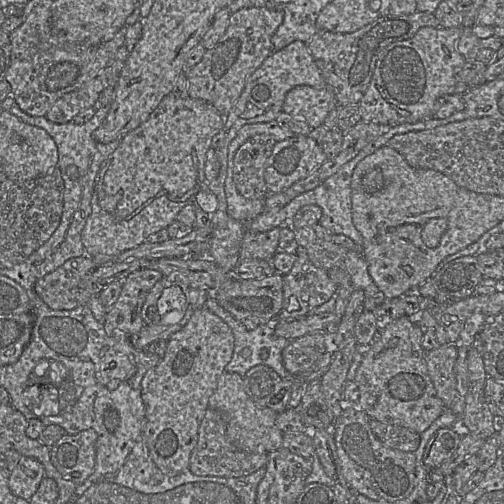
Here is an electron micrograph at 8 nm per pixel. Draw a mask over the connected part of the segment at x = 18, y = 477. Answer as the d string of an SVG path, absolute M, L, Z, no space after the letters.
M22 455L17 466L10 472L9 487L15 496L29 501L44 476L44 467L38 460Z

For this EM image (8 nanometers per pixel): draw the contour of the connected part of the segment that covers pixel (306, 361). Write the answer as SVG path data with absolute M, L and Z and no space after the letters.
M314 332L291 340L282 351L285 369L293 375L309 370L326 353L325 333Z

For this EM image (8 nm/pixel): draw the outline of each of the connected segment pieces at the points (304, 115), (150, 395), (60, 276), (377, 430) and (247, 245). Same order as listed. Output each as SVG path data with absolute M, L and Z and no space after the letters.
M299 85L286 94L283 112L305 121L314 129L323 125L328 113L336 105L335 95L329 87L316 89Z
M206 307L193 312L187 324L167 340L164 357L142 380L145 405L144 438L155 464L167 475L189 469L198 431L226 365L232 359L234 335L220 317Z
M88 255L69 259L40 278L34 290L53 310L72 310L87 305L92 296L99 296L89 292L89 276L96 268Z
M375 418L369 419L369 426L376 438L386 447L404 452L415 452L420 444L420 434L408 428L385 424Z
M275 227L266 232L247 231L241 243L240 261L271 260L279 250L281 227Z

